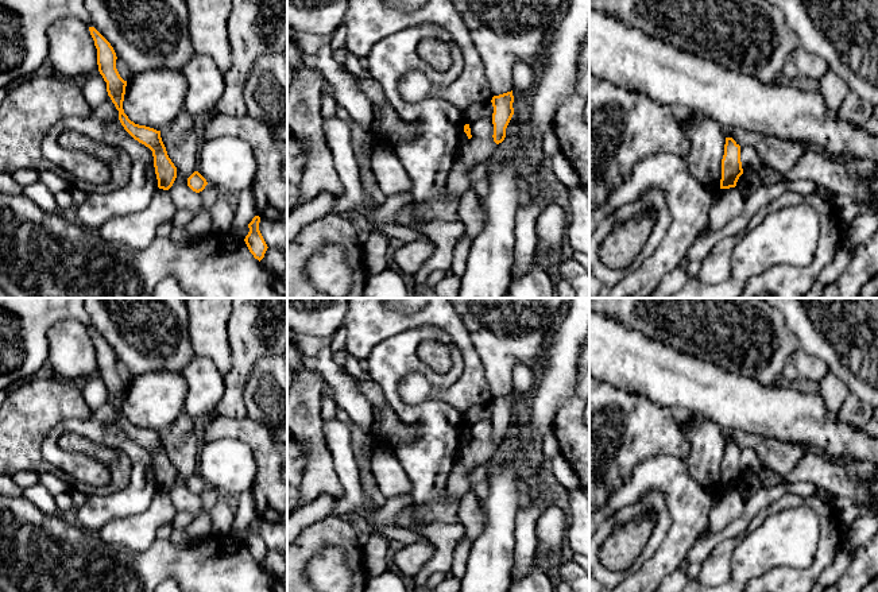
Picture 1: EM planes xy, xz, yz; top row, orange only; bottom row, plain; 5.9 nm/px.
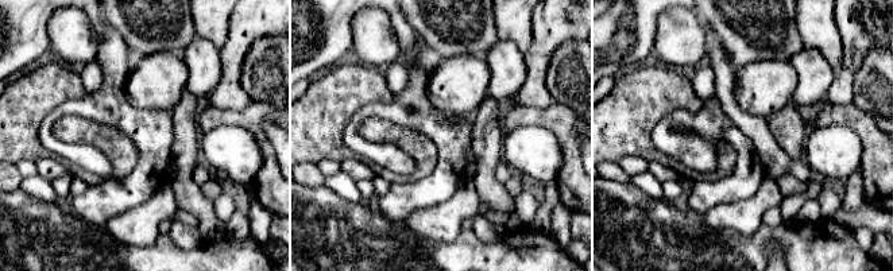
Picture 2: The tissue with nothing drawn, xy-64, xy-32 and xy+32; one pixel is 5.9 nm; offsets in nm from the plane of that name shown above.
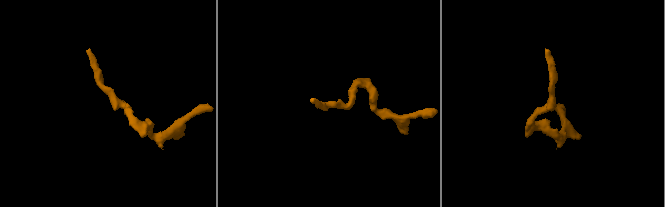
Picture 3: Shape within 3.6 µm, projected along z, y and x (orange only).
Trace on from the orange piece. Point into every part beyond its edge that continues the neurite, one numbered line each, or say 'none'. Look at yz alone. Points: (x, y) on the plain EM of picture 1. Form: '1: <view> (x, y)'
none

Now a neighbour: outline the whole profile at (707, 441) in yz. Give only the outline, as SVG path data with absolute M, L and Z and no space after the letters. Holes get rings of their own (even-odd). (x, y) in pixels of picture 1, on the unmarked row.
M678 414L678 426L691 446L686 469L711 496L720 492L726 433L712 421L691 421Z

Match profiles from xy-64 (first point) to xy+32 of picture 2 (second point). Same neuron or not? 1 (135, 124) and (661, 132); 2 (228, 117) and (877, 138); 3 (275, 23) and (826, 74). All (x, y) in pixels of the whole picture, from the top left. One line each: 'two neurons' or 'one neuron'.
1: one neuron
2: one neuron
3: two neurons

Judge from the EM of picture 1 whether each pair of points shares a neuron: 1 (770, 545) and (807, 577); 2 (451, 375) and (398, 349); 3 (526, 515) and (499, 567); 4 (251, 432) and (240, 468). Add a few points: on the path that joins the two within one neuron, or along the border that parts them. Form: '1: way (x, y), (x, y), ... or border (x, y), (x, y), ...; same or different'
1: border (819, 546), (804, 568), (766, 571); different
2: way (437, 378), (412, 363); same
3: border (518, 509), (514, 529), (514, 561), (510, 571); different
4: border (216, 438), (242, 440), (254, 456), (255, 476); different

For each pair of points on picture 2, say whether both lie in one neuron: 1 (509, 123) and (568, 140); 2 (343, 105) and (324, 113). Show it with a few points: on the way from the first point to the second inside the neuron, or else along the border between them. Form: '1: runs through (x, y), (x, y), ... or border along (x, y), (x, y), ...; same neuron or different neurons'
1: runs through (524, 117), (548, 117), (556, 126); same neuron
2: runs through (339, 105), (332, 105), (328, 109); same neuron

